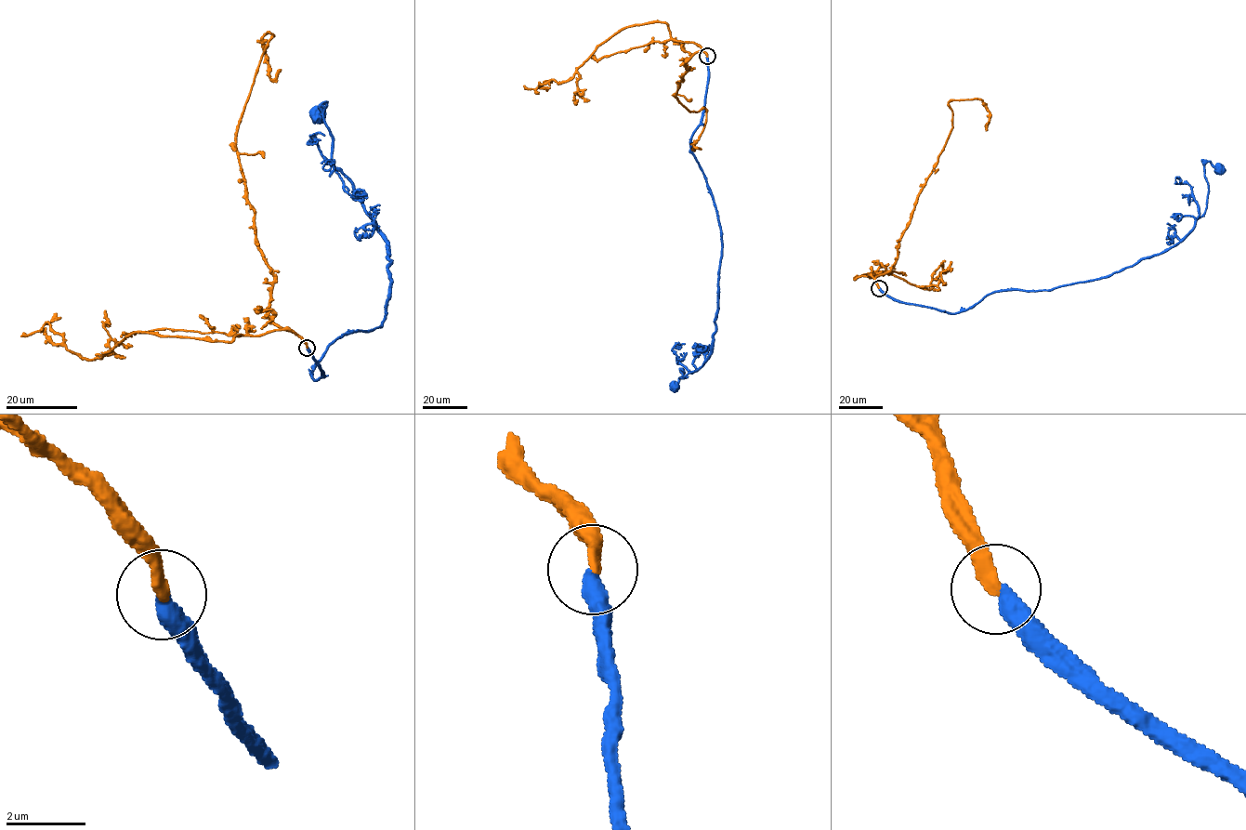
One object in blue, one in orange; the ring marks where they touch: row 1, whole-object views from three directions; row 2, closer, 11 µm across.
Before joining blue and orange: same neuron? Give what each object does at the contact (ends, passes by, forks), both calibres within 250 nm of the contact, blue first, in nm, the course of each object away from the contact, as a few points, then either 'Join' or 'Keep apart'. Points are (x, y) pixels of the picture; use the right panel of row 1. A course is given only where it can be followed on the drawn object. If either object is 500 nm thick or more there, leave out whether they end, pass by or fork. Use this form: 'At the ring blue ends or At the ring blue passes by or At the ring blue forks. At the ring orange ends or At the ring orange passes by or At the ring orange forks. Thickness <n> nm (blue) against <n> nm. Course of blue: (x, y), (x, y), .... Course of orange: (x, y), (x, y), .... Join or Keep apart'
At the ring blue ends. At the ring orange ends. Thickness 440 nm (blue) against 320 nm. Course of blue: (878, 288), (957, 313), (997, 291), (1109, 276), (1177, 243), (1203, 214), (1204, 164), (1219, 168). Course of orange: (878, 288), (875, 278), (897, 257), (952, 127), (949, 102), (980, 98), (987, 123). Join

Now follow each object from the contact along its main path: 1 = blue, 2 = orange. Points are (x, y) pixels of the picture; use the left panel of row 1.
1: (307, 348), (321, 378), (332, 343), (380, 326), (392, 282), (385, 237), (336, 172), (326, 105), (318, 114)
2: (307, 348), (268, 315), (272, 270), (235, 148), (274, 36), (268, 32), (270, 78), (281, 69)

